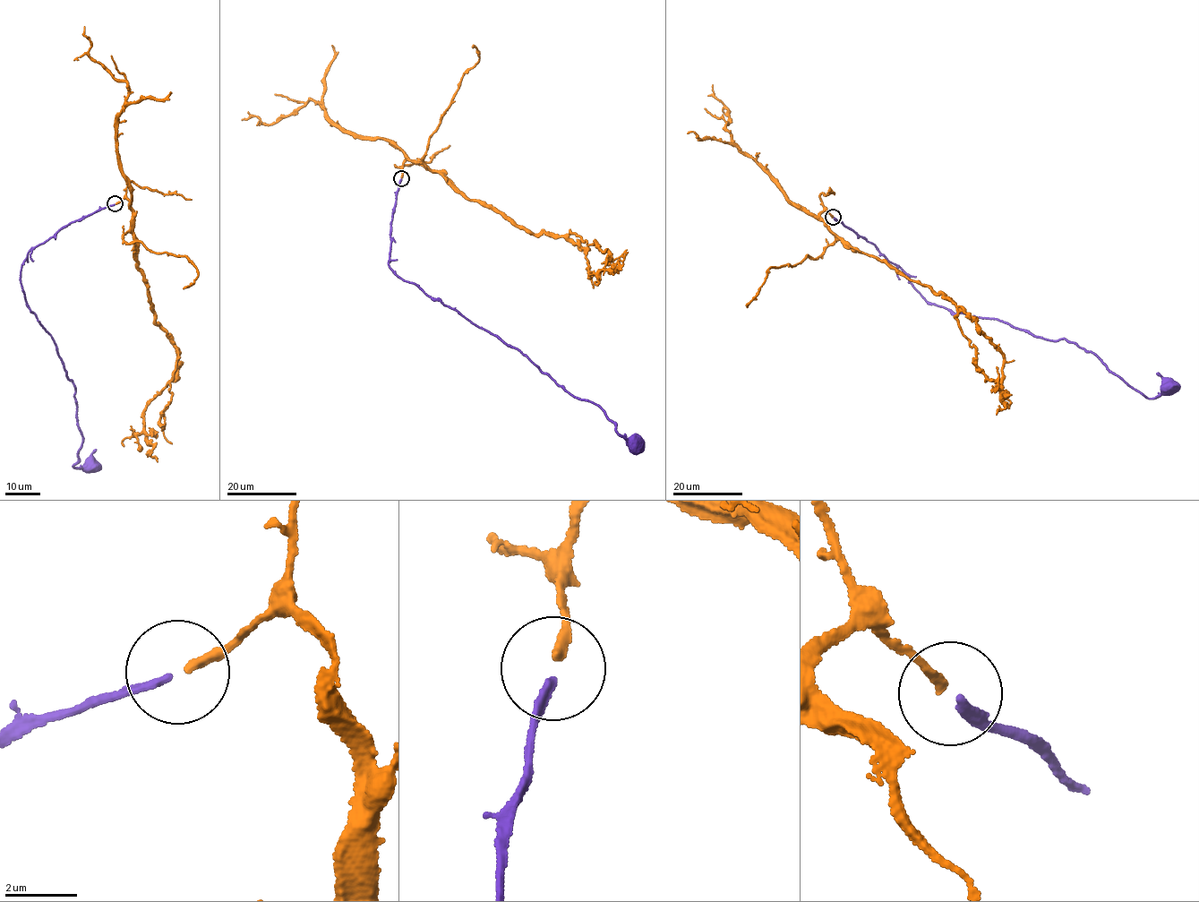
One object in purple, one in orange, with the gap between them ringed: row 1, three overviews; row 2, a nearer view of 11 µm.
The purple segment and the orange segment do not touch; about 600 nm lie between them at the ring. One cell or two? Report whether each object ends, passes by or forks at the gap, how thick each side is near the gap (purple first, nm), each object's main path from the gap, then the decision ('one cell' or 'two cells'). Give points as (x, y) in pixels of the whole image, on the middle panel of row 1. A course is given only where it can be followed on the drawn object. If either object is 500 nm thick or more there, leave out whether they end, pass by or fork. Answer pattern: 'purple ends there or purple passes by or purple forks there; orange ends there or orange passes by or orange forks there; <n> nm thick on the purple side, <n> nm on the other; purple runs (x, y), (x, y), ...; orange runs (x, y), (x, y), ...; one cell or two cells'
purple ends there; orange ends there; 200 nm thick on the purple side, 240 nm on the other; purple runs (401, 179), (390, 224), (389, 265), (393, 272), (526, 356), (573, 396), (599, 407), (617, 431), (636, 444); orange runs (401, 177), (405, 161), (420, 162), (529, 232), (562, 236), (585, 251), (590, 278), (622, 265), (628, 252); one cell

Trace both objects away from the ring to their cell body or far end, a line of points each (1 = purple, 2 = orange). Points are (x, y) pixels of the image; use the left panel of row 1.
1: (115, 203), (29, 249), (20, 274), (30, 311), (52, 336), (73, 382), (82, 439), (73, 466), (90, 468)
2: (115, 203), (129, 201), (138, 267), (178, 360), (143, 413), (158, 461)

